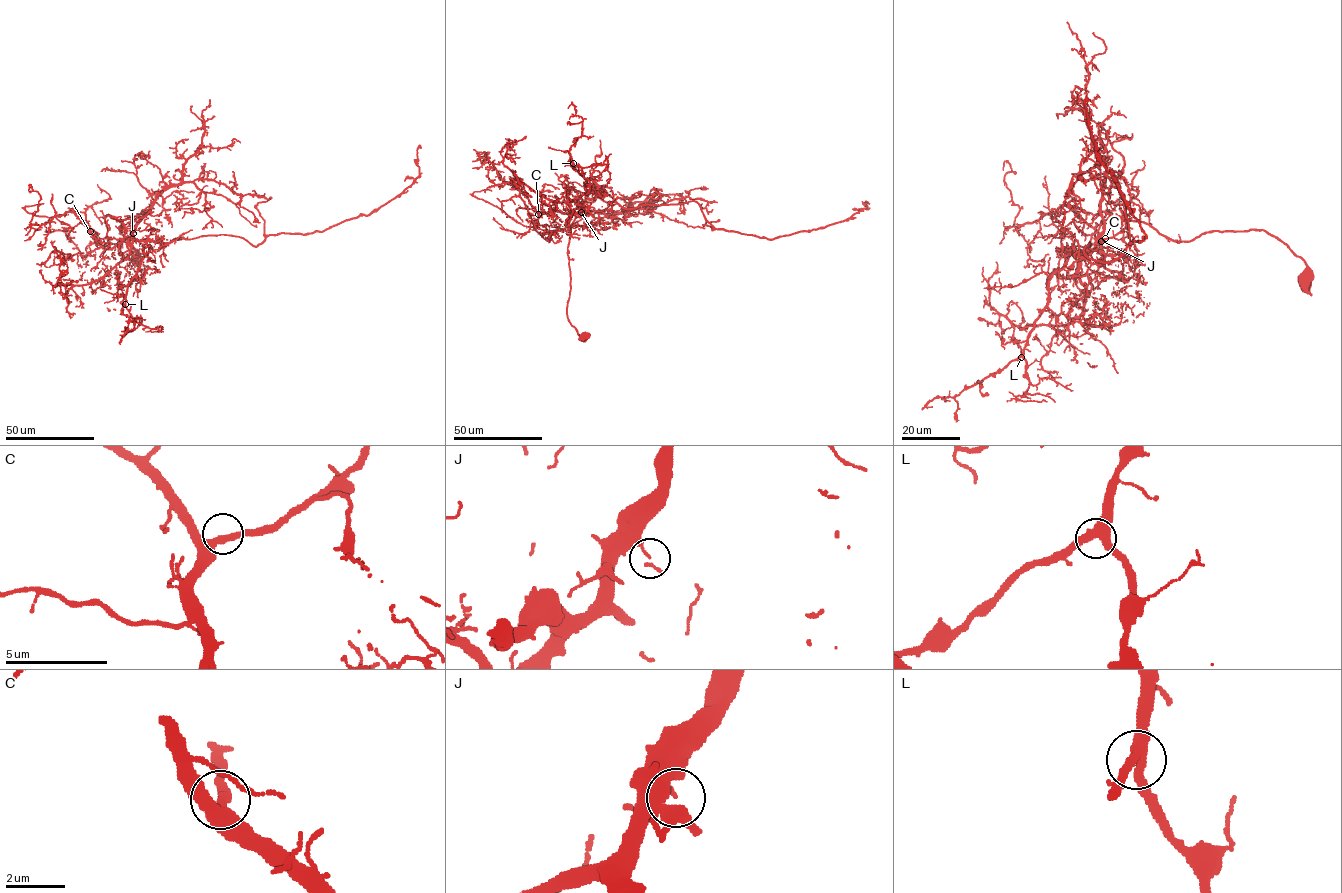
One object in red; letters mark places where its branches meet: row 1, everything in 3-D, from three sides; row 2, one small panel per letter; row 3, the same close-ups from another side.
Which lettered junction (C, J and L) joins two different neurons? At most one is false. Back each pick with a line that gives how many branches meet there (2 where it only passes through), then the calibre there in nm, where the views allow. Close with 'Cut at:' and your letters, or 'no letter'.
J: 2 branches meet; 90 nm thick
Cut at: J

